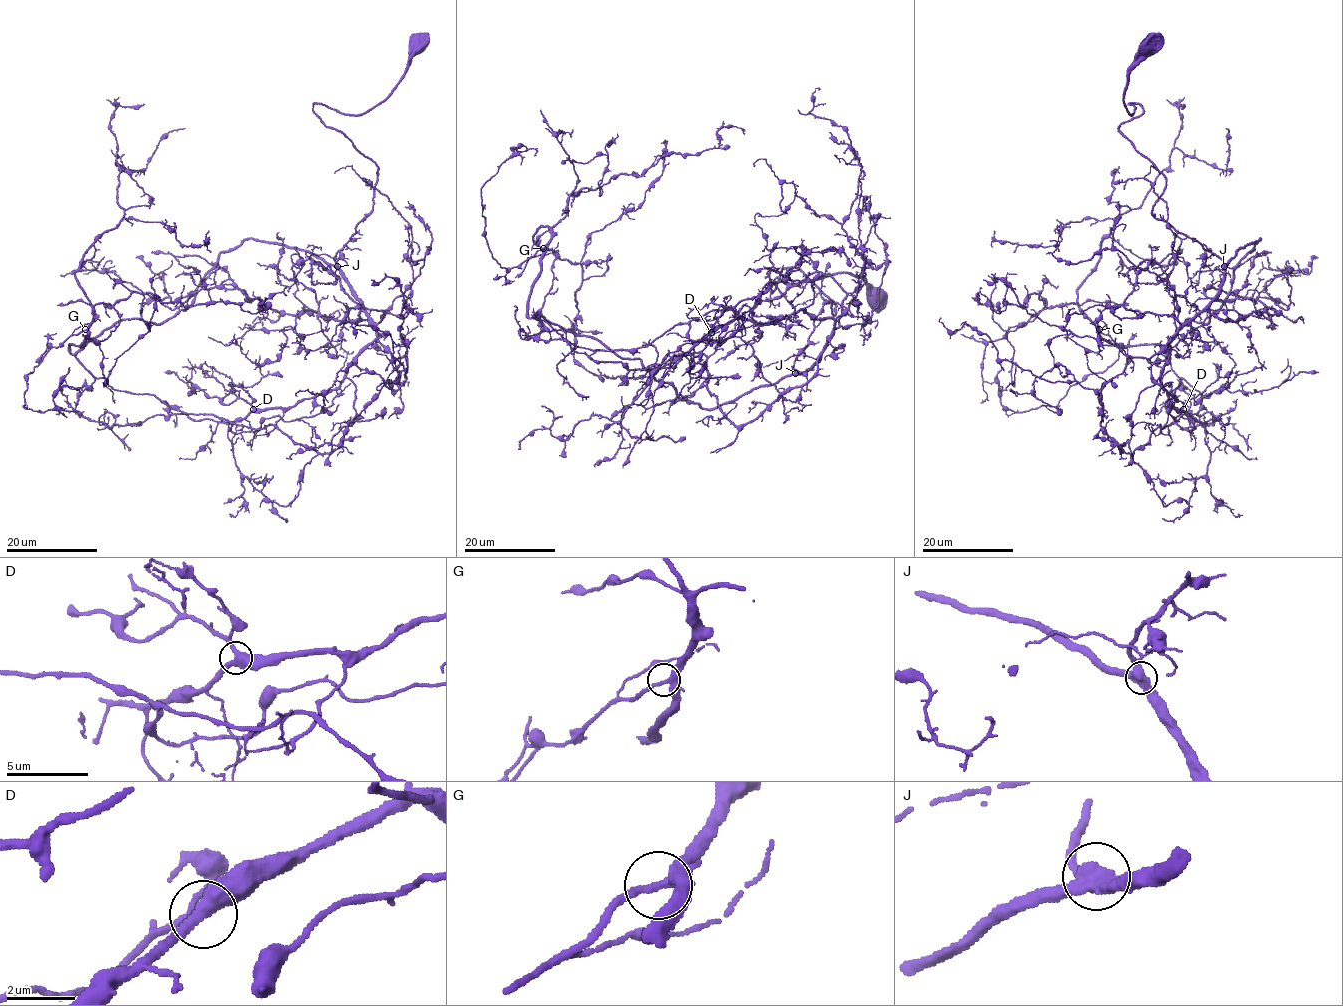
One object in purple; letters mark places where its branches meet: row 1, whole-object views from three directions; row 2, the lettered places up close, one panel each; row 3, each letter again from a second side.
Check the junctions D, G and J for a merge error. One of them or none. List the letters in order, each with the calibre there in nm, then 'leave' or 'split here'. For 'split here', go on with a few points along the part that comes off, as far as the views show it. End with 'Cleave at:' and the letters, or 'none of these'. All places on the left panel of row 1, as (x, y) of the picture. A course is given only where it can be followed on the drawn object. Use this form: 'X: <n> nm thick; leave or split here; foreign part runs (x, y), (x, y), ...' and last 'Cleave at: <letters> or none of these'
D: 380 nm thick; leave
G: 280 nm thick; leave
J: 460 nm thick; leave
Cleave at: none of these

